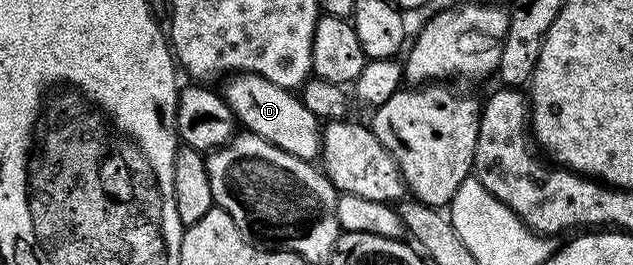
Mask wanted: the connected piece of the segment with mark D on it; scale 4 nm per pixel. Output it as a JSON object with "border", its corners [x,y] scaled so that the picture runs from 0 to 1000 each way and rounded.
{"border":[[[374,275],[362,283],[355,298],[357,328],[349,328],[348,351],[355,370],[357,389],[367,408],[371,449],[379,464],[384,494],[411,513],[423,528],[436,558],[455,574],[469,596],[496,604],[504,592],[509,547],[509,509],[506,502],[506,449],[487,408],[480,408],[476,366],[466,343],[442,332],[442,317],[430,317],[430,302],[417,302],[417,287],[409,279]]]}

